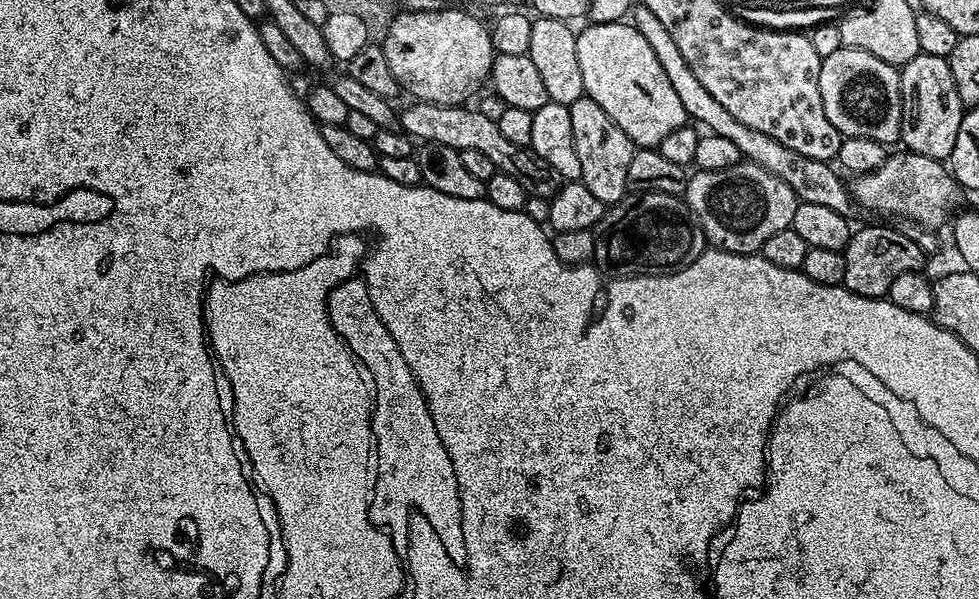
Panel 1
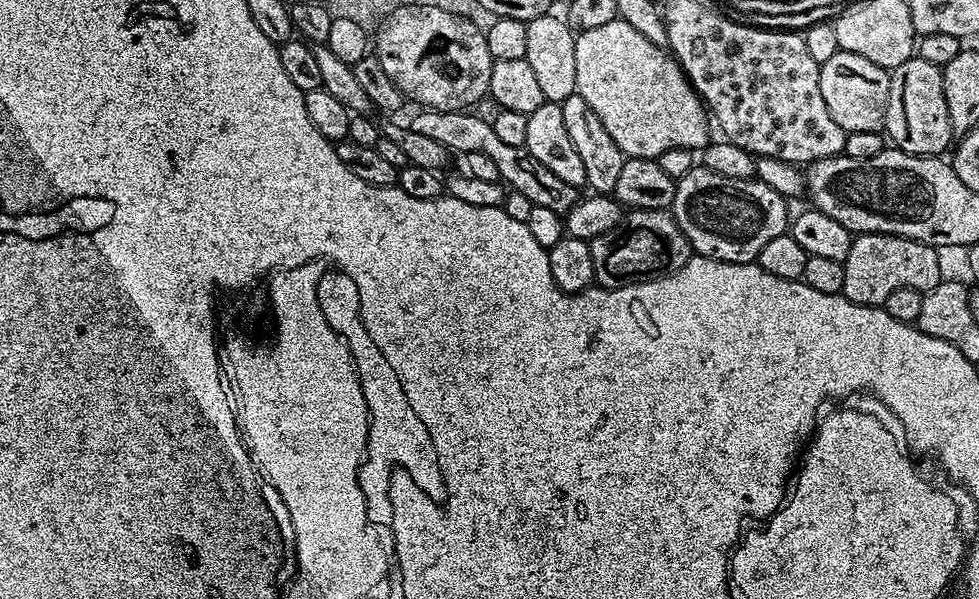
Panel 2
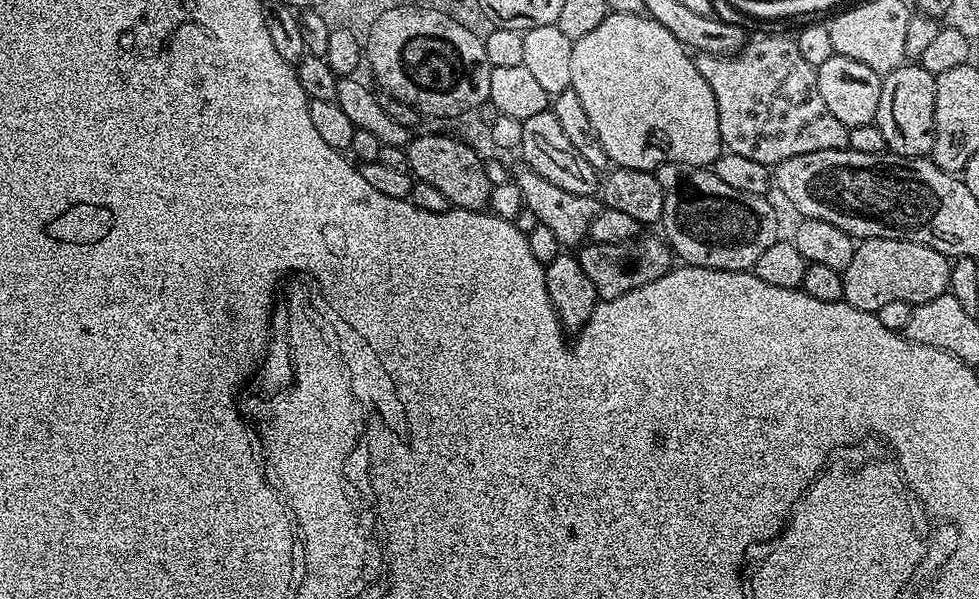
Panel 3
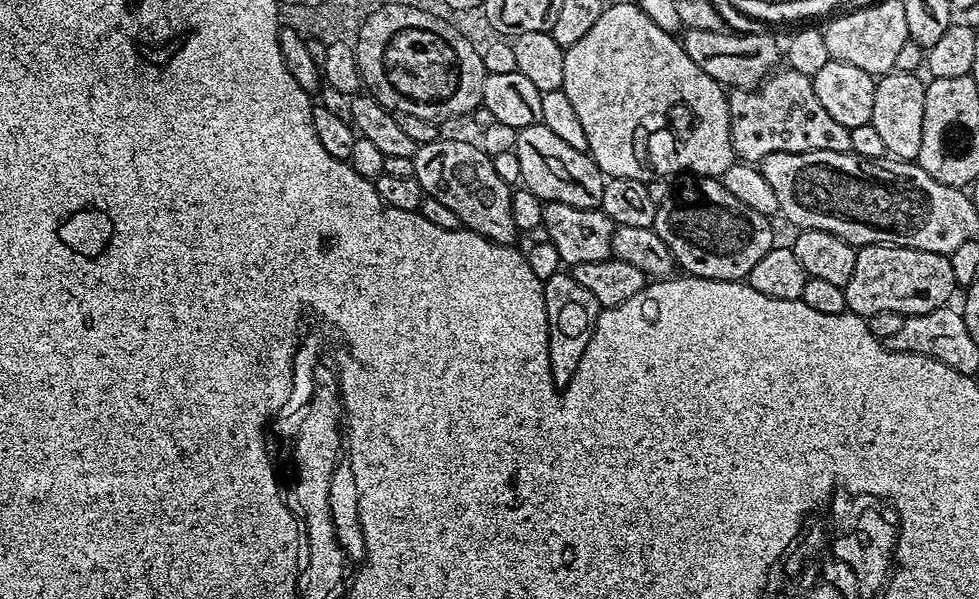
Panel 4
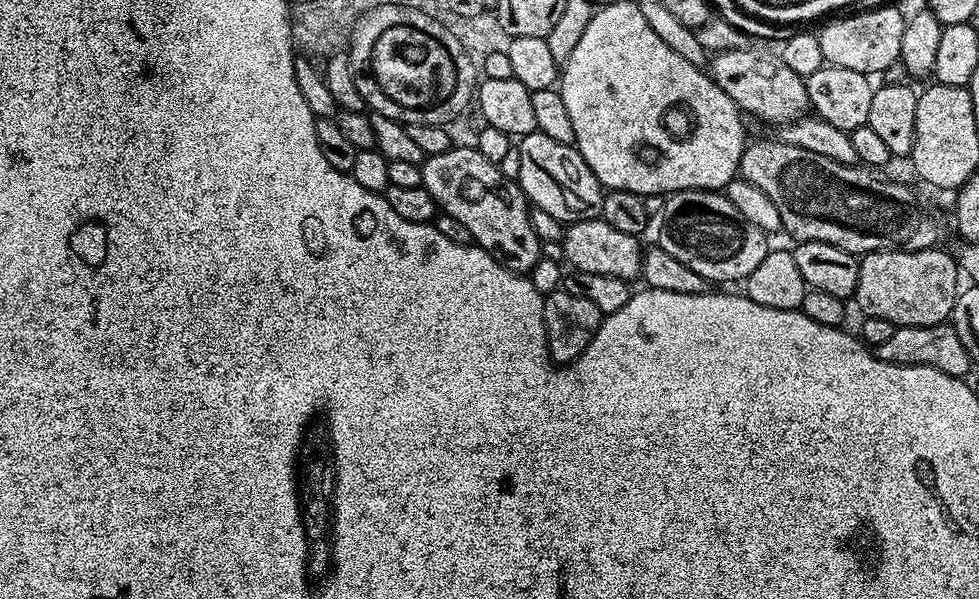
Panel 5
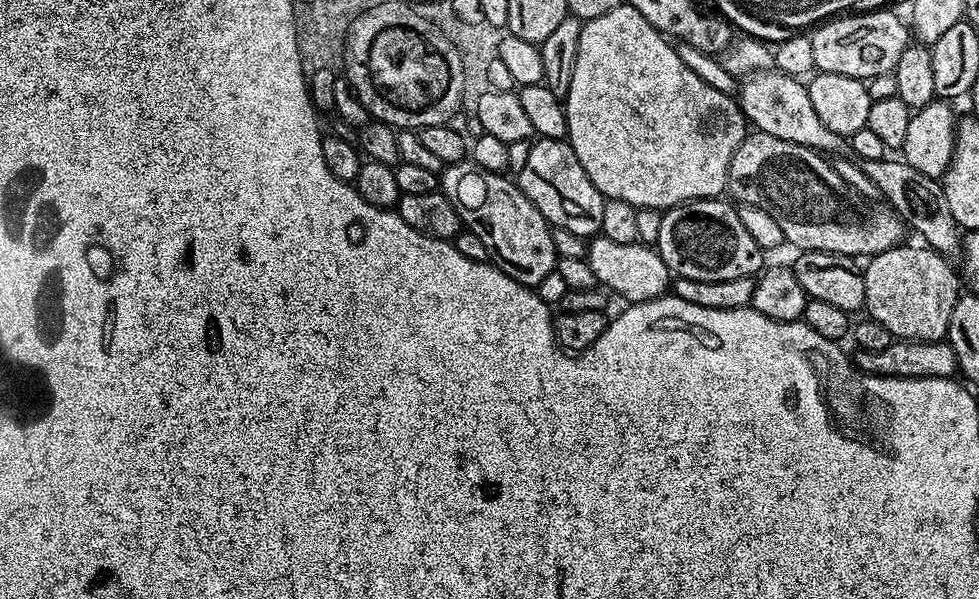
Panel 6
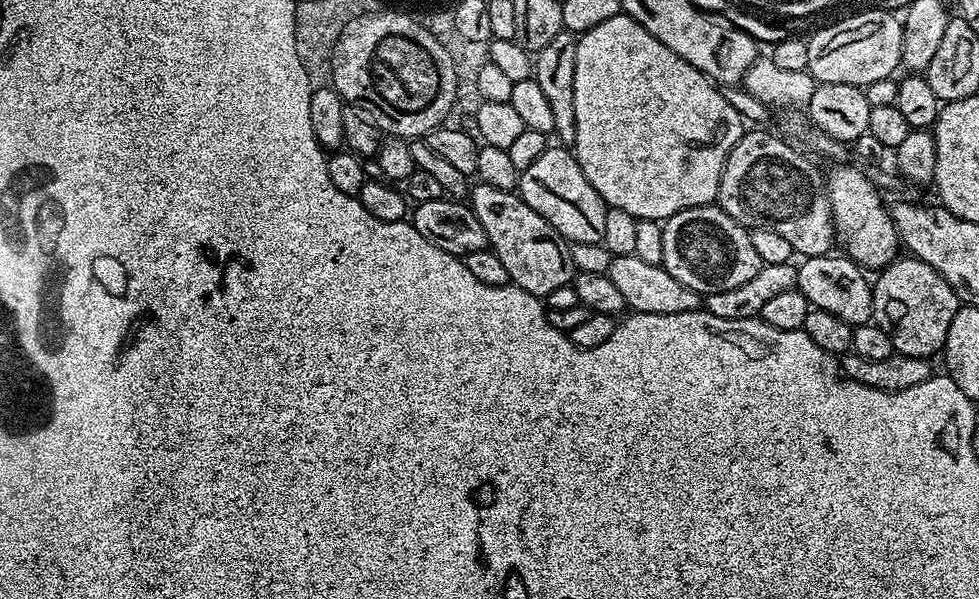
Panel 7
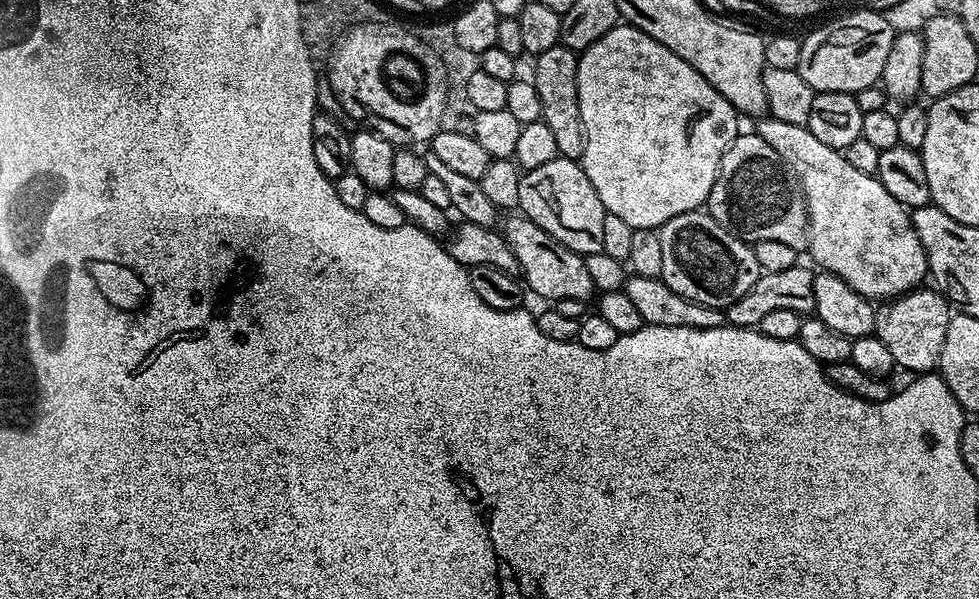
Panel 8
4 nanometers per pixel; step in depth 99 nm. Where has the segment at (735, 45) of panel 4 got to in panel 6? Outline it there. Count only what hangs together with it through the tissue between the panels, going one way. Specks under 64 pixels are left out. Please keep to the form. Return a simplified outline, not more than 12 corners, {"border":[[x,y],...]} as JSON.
{"border":[[777,70],[743,77],[738,103],[757,132],[849,155],[818,118],[803,79]]}

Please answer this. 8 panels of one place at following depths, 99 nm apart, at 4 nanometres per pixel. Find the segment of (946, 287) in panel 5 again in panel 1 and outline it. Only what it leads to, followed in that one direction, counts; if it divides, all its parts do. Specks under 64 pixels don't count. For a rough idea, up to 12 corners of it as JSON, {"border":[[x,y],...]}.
{"border":[[857,227],[843,287],[887,297],[926,253],[899,227]]}

